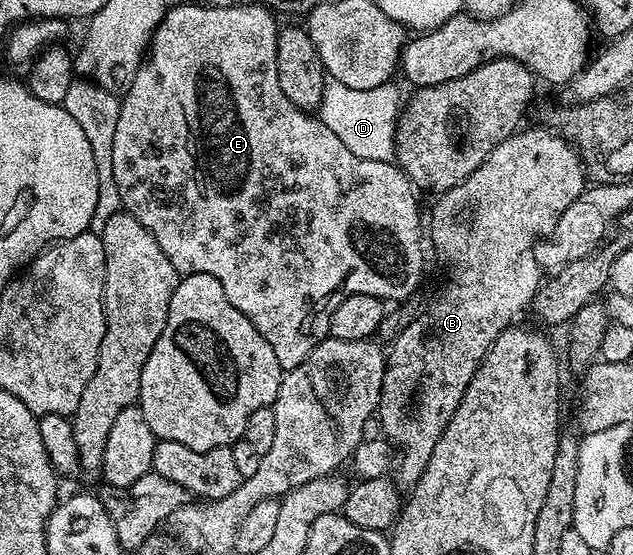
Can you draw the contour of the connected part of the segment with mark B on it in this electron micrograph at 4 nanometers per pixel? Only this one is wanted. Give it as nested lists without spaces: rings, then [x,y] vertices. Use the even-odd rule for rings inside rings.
[[[523,128],[521,131],[514,133],[508,139],[504,139],[504,143],[497,145],[488,155],[488,159],[484,159],[484,163],[480,163],[480,167],[476,167],[476,171],[472,171],[472,175],[468,175],[468,179],[464,179],[459,185],[447,189],[444,193],[437,194],[436,200],[438,202],[435,203],[434,210],[428,213],[429,244],[430,241],[434,244],[434,253],[446,264],[446,273],[450,278],[447,279],[446,286],[439,291],[438,298],[427,309],[425,306],[419,312],[418,318],[412,323],[408,323],[408,327],[404,327],[404,331],[400,331],[398,338],[389,346],[384,383],[382,384],[382,397],[378,400],[378,412],[376,414],[377,420],[382,420],[383,430],[381,429],[381,432],[400,454],[396,461],[396,473],[398,471],[399,478],[397,477],[397,480],[403,486],[406,484],[406,487],[412,487],[422,477],[424,467],[428,467],[428,459],[432,455],[444,427],[448,427],[452,415],[456,415],[456,407],[460,407],[460,399],[464,399],[464,391],[468,391],[468,383],[472,383],[484,355],[493,347],[501,333],[505,329],[511,328],[517,322],[514,320],[525,309],[527,312],[531,308],[534,296],[538,294],[538,288],[542,286],[544,280],[543,269],[540,263],[536,261],[533,249],[540,239],[545,239],[550,235],[553,228],[556,227],[557,220],[571,206],[572,201],[581,195],[584,186],[587,184],[587,174],[584,172],[583,163],[578,157],[578,150],[574,146],[549,128],[525,129]]]

